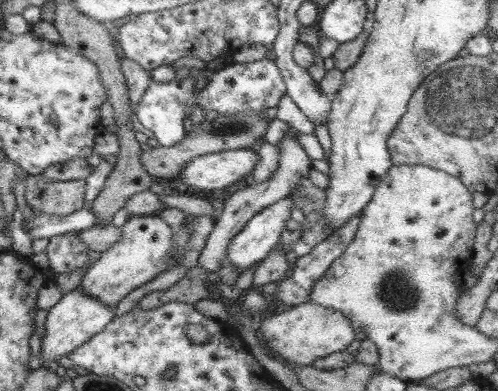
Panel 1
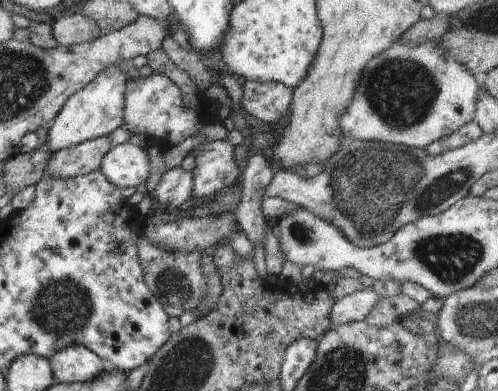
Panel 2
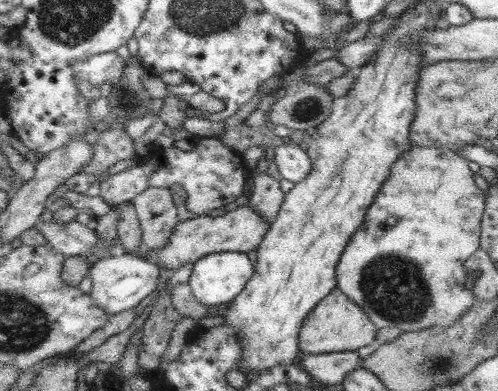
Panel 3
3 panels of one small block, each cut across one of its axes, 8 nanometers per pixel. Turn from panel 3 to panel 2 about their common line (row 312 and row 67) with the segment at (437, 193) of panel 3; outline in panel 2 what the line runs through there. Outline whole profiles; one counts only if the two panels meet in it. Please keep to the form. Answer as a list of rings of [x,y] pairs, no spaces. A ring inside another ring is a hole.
[[[399,38],[393,42],[383,54],[369,60],[361,72],[361,80],[357,84],[357,92],[353,94],[349,108],[339,120],[341,128],[341,144],[345,142],[387,142],[403,148],[417,148],[425,150],[429,144],[451,136],[459,128],[471,124],[475,120],[475,104],[477,104],[477,90],[479,78],[475,78],[463,64],[453,58],[445,58],[439,54],[437,42],[425,42],[421,46],[403,44]]]

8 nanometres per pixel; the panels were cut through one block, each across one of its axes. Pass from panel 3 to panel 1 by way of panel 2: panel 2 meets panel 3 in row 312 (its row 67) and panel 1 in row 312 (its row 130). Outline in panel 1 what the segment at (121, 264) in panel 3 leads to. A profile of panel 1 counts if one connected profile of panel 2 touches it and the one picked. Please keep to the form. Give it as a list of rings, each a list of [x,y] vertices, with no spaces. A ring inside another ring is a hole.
[[[71,290],[65,296],[61,296],[61,300],[57,304],[53,304],[47,310],[47,318],[45,318],[45,334],[41,338],[41,354],[39,358],[43,362],[57,362],[61,356],[71,354],[75,348],[79,348],[81,344],[85,344],[91,336],[95,336],[97,332],[101,332],[115,316],[115,306],[111,304],[103,304],[97,302],[85,294],[81,294],[79,290]]]

